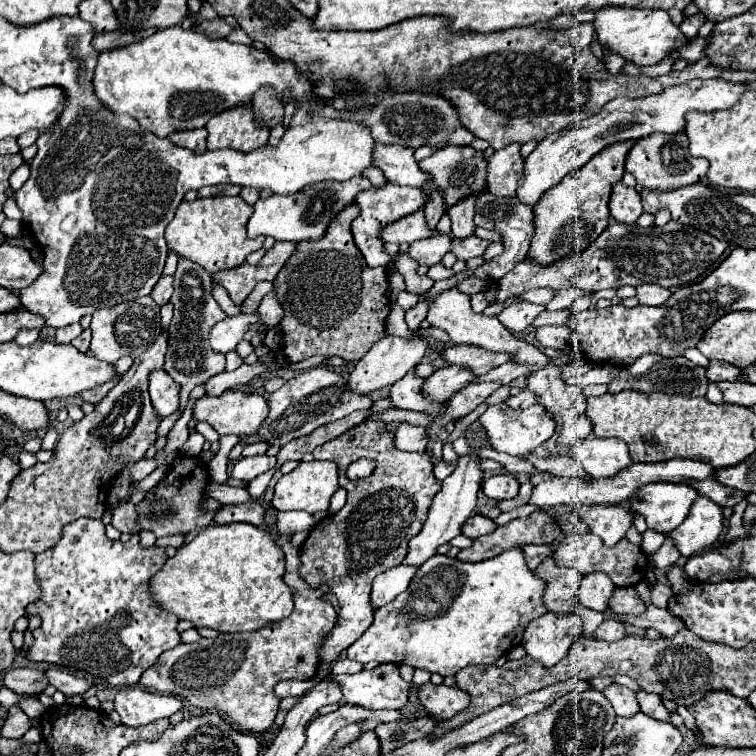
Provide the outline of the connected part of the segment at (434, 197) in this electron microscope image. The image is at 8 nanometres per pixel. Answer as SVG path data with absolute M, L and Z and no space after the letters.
M432 189L432 193L430 193L430 203L426 205L426 219L428 219L430 227L436 227L436 223L440 221L440 217L442 217L444 211L446 211L446 209L444 209L444 195L442 195L440 191Z

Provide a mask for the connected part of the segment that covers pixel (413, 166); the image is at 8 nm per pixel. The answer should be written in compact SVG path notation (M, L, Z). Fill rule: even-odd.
M378 143L376 165L394 185L410 185L424 189L432 181L432 177L418 167L418 163L414 161L414 151L408 147L384 147L382 143Z

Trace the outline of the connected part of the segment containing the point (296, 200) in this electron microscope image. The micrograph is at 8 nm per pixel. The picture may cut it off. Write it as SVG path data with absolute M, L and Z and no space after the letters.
M356 177L348 181L320 181L314 187L300 191L298 195L270 195L268 199L258 199L254 205L254 213L248 221L248 237L274 237L276 241L310 241L322 239L332 219L348 205L354 203L360 191L366 191L372 183L366 177Z

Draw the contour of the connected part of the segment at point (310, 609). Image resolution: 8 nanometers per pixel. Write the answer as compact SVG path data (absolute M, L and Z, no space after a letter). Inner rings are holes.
M278 535L278 545L286 553L284 583L292 591L292 615L258 631L228 633L216 639L180 643L178 647L162 653L150 671L144 671L138 681L140 687L150 693L174 693L184 703L190 703L202 711L218 713L242 733L262 733L274 723L280 701L274 695L274 685L282 679L310 679L318 667L316 651L322 643L322 637L336 623L336 611L332 603L320 599L328 587L322 585L318 591L314 591L300 579L300 557L298 549L290 545L290 537Z

